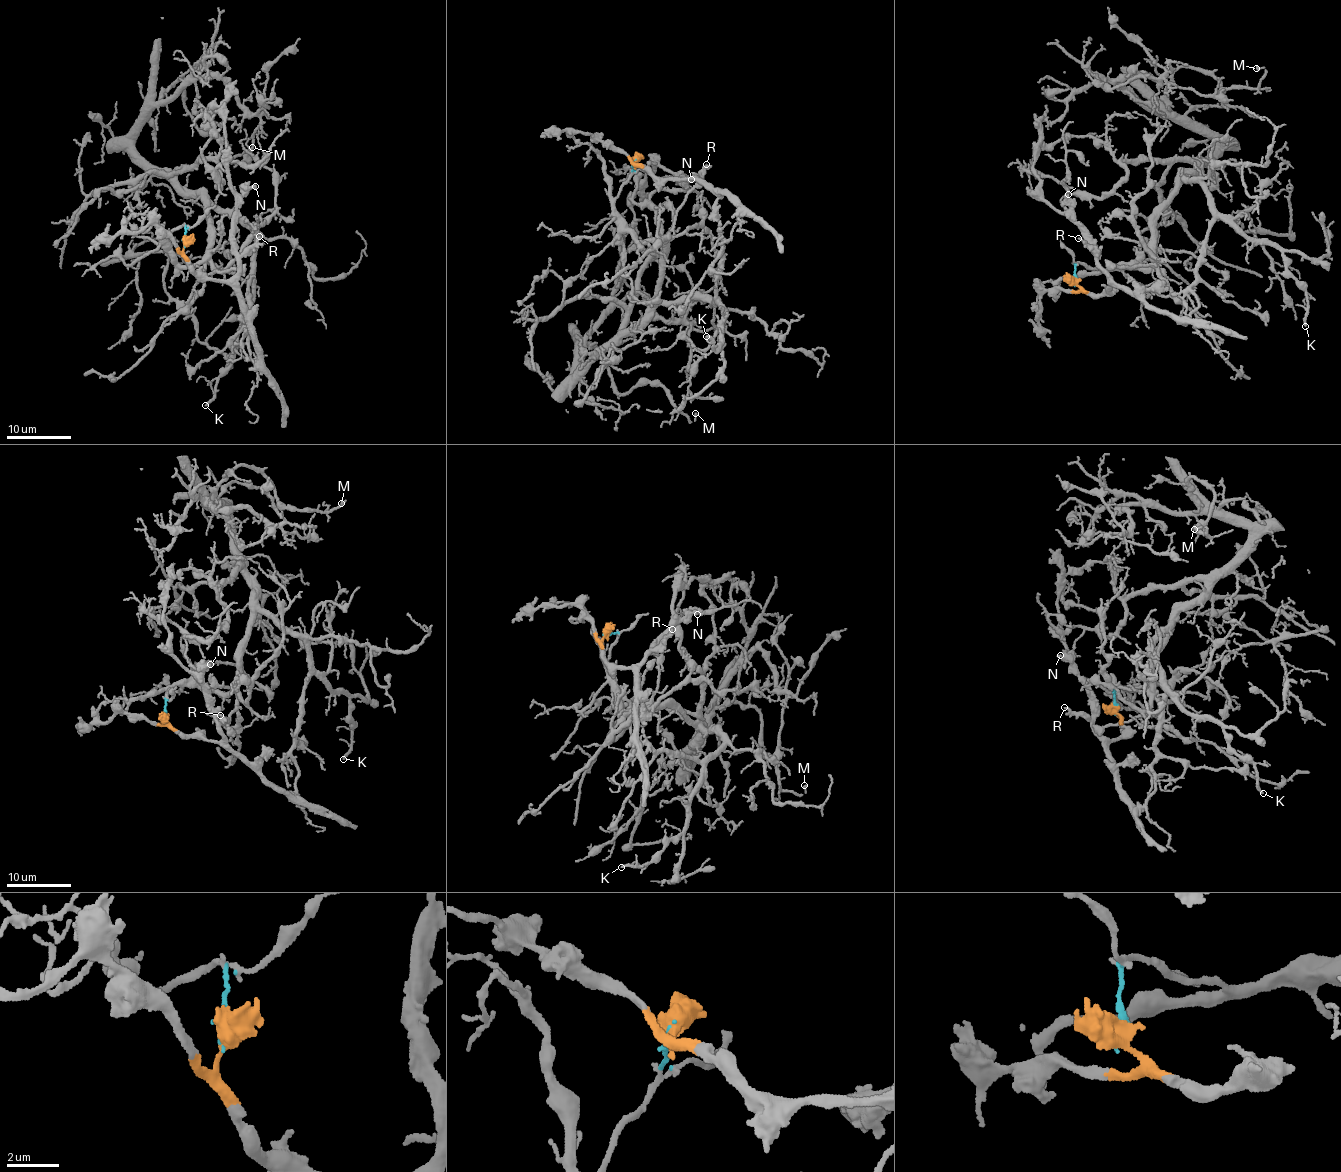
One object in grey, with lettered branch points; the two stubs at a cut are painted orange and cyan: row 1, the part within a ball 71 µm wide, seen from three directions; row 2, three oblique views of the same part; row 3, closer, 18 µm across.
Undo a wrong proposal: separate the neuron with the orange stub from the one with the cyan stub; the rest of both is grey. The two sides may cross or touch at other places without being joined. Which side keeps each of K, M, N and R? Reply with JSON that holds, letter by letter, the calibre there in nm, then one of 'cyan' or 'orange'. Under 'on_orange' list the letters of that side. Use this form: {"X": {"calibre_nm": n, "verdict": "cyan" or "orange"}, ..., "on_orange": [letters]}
{"K": {"calibre_nm": 200, "verdict": "cyan"}, "M": {"calibre_nm": 180, "verdict": "cyan"}, "N": {"calibre_nm": 260, "verdict": "orange"}, "R": {"calibre_nm": 180, "verdict": "orange"}, "on_orange": ["N", "R"]}

